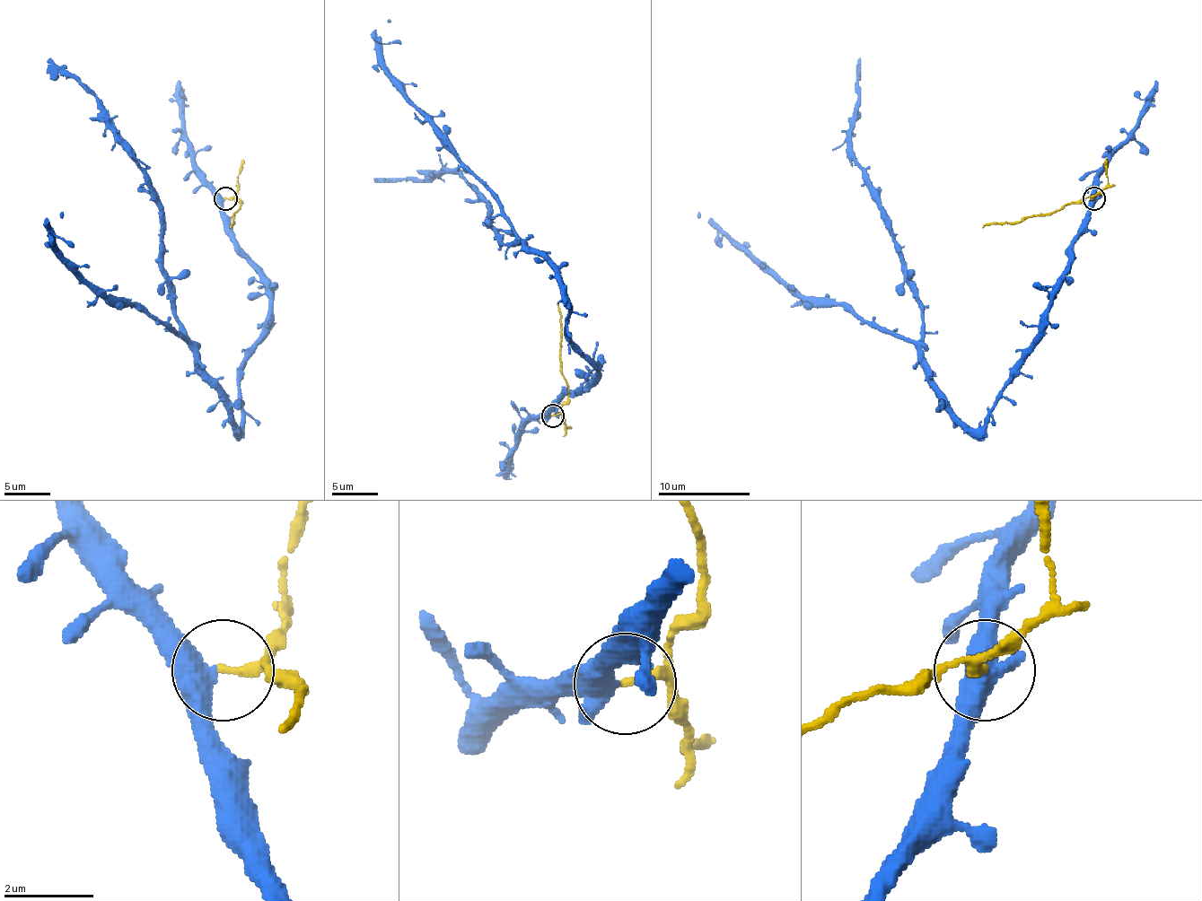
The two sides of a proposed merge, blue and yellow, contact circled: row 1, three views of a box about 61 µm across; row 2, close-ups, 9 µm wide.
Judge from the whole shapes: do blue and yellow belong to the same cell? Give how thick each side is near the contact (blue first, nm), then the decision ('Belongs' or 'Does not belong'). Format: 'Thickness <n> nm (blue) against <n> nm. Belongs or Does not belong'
Thickness 480 nm (blue) against 150 nm. Does not belong

